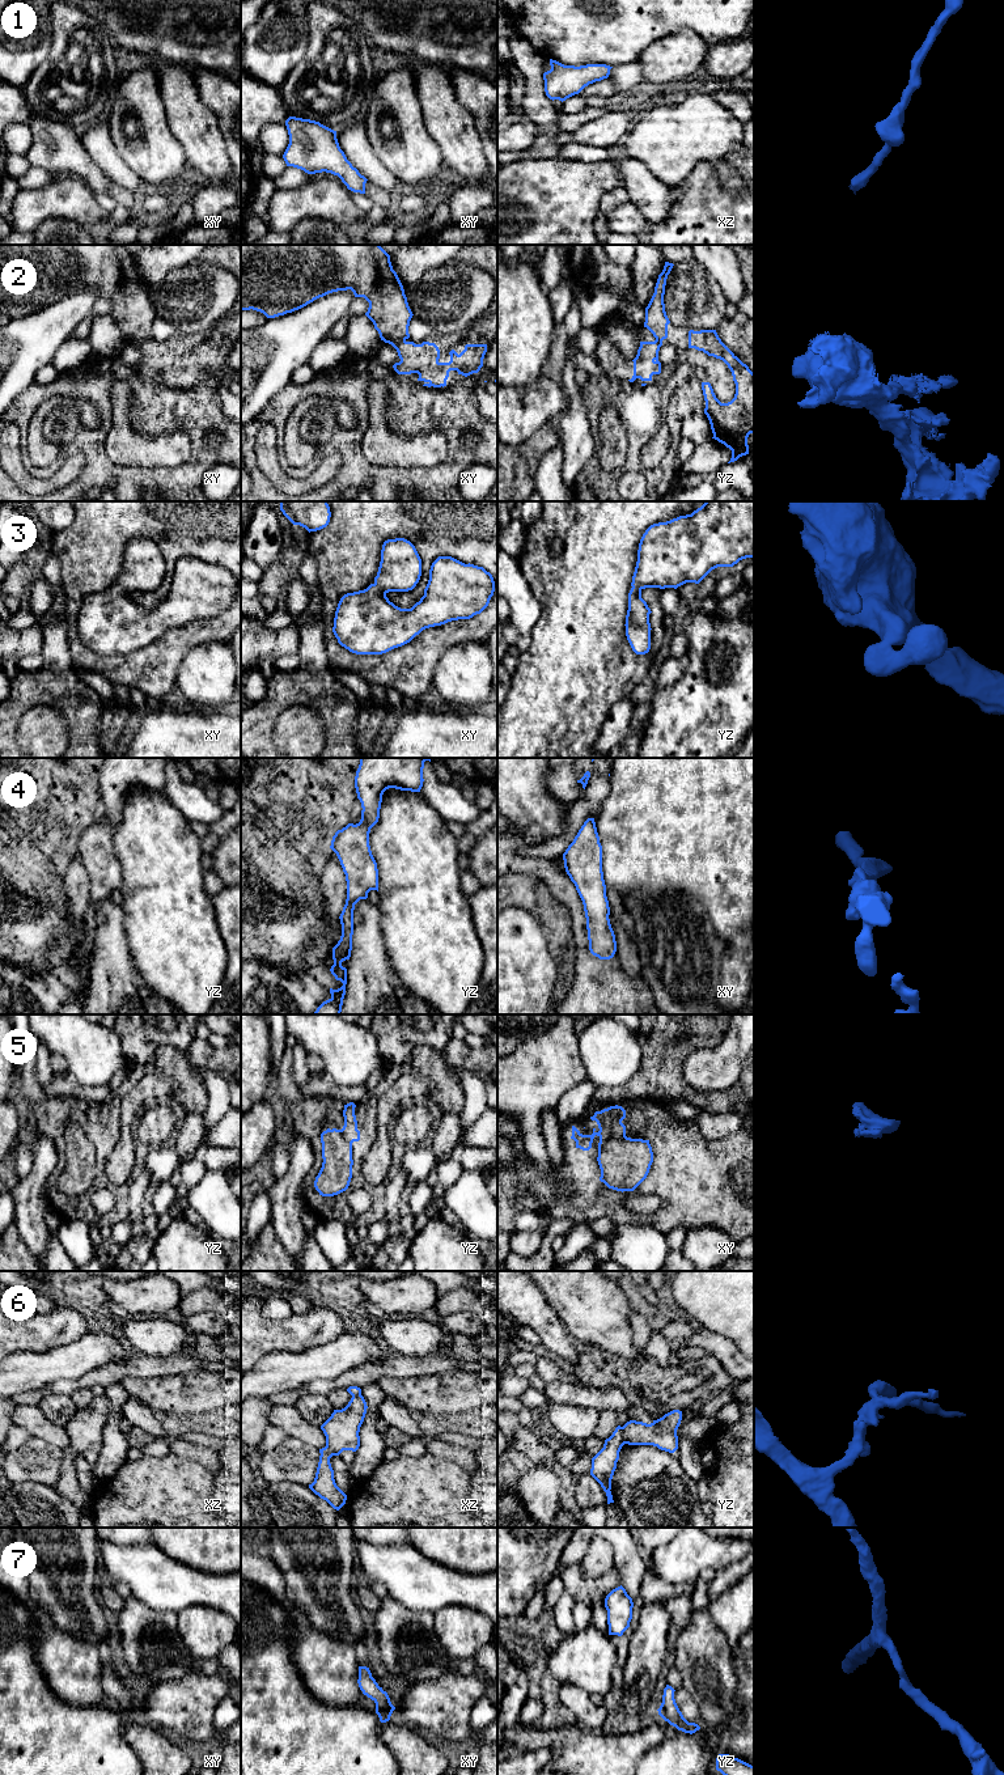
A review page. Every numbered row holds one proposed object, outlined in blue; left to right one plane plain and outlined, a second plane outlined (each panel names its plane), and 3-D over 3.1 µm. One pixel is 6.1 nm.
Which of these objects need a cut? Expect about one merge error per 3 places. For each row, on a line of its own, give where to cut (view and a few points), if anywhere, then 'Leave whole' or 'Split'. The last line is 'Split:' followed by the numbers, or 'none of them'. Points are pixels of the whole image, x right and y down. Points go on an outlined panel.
1: No split. Leave whole
2: Split along xy (405, 339), (390, 343). Split
3: No split. Leave whole
4: No split. Leave whole
5: Split along xy (625, 1135), (609, 1139), (598, 1153). Split
6: Split along yz (621, 1427), (621, 1435), (626, 1443). Split
7: No split. Leave whole
Split: 2, 5, 6

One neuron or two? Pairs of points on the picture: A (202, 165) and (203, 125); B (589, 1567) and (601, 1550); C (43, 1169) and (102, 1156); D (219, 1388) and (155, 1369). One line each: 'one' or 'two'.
A: one
B: one
C: two
D: two

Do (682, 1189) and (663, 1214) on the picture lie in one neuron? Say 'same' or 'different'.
same

